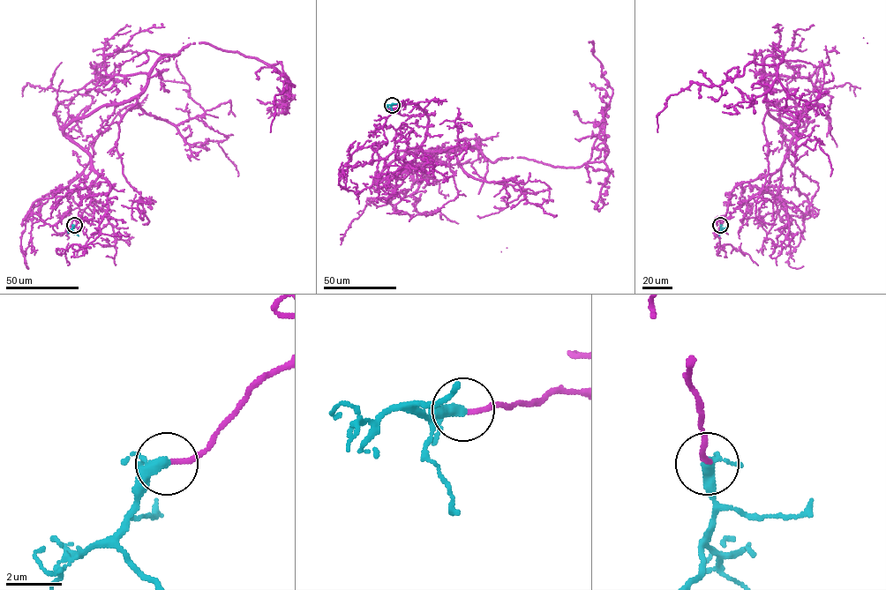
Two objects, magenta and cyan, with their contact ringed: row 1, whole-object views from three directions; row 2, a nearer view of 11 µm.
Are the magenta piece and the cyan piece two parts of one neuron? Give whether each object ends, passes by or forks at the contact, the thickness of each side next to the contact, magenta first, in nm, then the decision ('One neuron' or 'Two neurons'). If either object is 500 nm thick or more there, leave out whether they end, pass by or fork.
At the ring magenta ends. At the ring cyan forks. Thickness 170 nm (magenta) against 240 nm. One neuron

